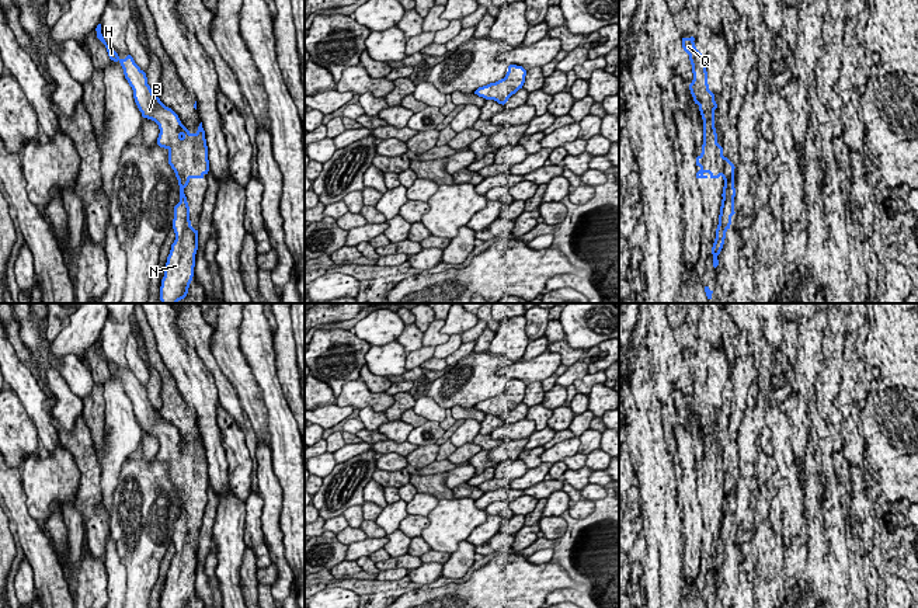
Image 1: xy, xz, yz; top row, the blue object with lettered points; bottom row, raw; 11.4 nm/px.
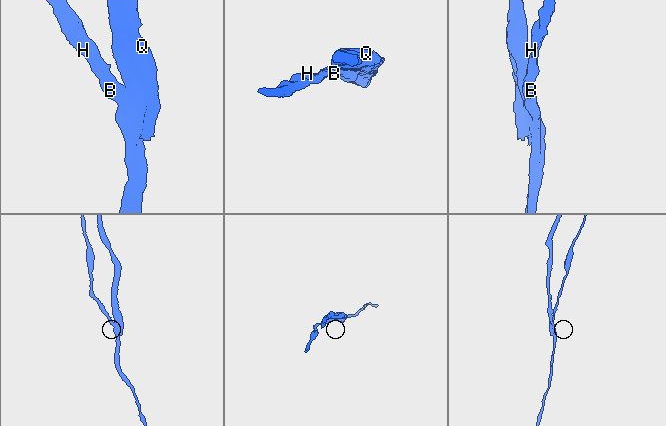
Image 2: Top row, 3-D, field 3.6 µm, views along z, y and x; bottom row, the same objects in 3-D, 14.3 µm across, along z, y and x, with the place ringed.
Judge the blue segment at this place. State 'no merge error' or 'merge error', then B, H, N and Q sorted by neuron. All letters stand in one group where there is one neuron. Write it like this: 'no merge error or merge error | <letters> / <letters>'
merge error | B H N / Q

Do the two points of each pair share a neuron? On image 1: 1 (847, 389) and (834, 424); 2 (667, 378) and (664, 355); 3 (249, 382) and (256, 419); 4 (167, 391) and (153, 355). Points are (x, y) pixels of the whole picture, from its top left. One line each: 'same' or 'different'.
1: different
2: same
3: same
4: same

